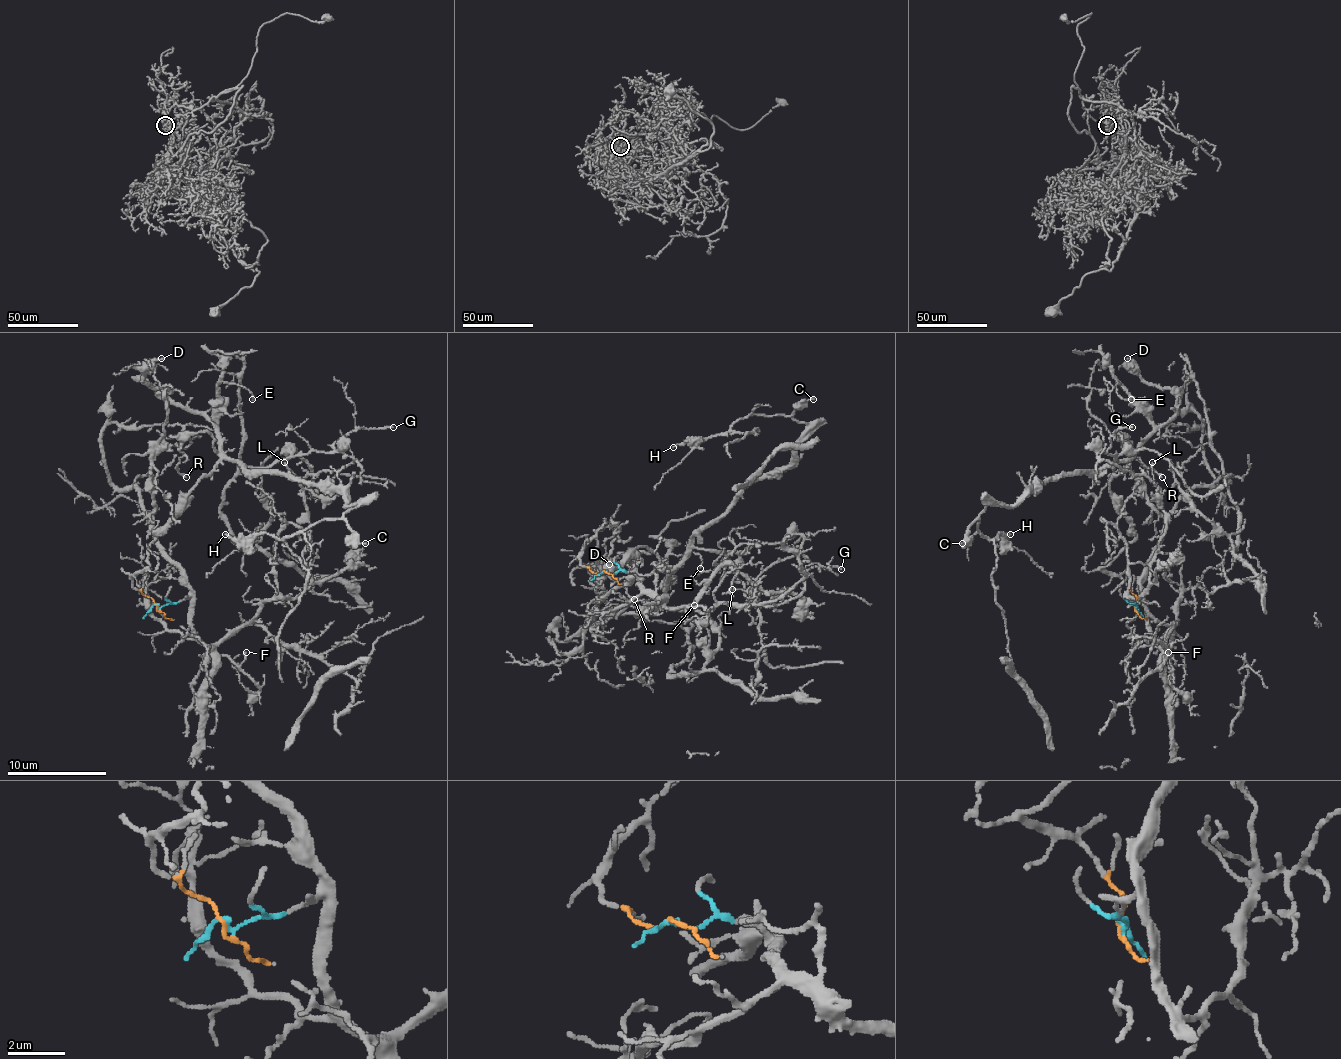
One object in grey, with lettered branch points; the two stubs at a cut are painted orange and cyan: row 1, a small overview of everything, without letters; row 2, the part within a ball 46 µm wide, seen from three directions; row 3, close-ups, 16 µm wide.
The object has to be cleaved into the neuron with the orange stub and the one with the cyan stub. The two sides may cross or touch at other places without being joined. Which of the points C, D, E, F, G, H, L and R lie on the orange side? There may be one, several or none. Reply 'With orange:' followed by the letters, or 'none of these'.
With orange: C, D, E, G, H, R

